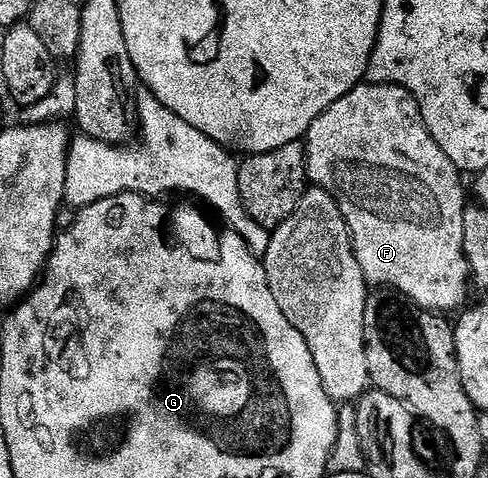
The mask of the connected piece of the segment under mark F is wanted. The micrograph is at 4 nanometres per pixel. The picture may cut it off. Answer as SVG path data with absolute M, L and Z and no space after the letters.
M361 82L356 88L349 90L349 94L337 98L337 102L333 102L333 106L326 108L313 122L313 126L309 126L305 137L305 147L307 150L307 175L310 183L315 186L324 186L329 190L334 189L337 193L341 214L351 231L351 241L355 247L357 262L361 262L363 272L372 285L390 286L392 289L402 292L412 304L417 304L421 308L430 308L432 312L440 314L450 313L450 308L462 309L468 303L467 288L469 292L472 282L471 267L465 258L465 242L461 230L461 218L465 207L463 184L459 181L461 172L449 158L449 154L445 154L445 150L441 150L441 146L437 146L433 134L425 126L419 104L415 101L415 96L411 91L394 82L386 84Z

